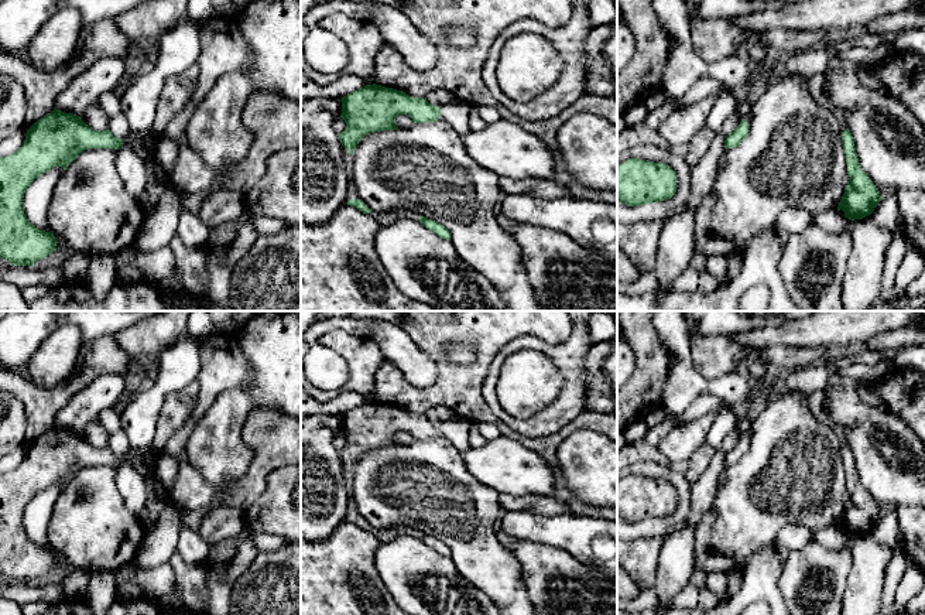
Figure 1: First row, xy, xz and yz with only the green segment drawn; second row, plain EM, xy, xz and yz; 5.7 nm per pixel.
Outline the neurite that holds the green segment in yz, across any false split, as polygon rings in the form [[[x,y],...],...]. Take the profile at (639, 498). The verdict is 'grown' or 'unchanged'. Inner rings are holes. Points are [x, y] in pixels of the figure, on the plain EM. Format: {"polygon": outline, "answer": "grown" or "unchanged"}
{"polygon": [[[628,475],[617,485],[617,515],[628,523],[671,516],[675,508],[676,492],[668,481]]], "answer": "unchanged"}

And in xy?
{"polygon": [[[56,424],[37,437],[25,451],[23,462],[7,474],[0,474],[0,574],[14,582],[34,582],[35,578],[56,567],[54,549],[45,549],[30,540],[24,530],[23,515],[35,495],[54,484],[64,486],[88,465],[114,465],[123,461],[133,464],[147,481],[147,519],[157,525],[161,512],[169,505],[168,492],[155,475],[157,457],[153,447],[130,447],[123,455],[116,455],[109,445],[97,448],[89,444],[80,433],[64,430]]], "answer": "grown"}

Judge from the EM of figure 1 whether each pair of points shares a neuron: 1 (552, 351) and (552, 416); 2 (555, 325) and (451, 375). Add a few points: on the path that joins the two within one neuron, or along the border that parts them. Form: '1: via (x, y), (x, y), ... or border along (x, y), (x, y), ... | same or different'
1: via (568, 366), (571, 369), (571, 397), (568, 400) | same
2: via (528, 325), (511, 325), (485, 352), (478, 365) | same

